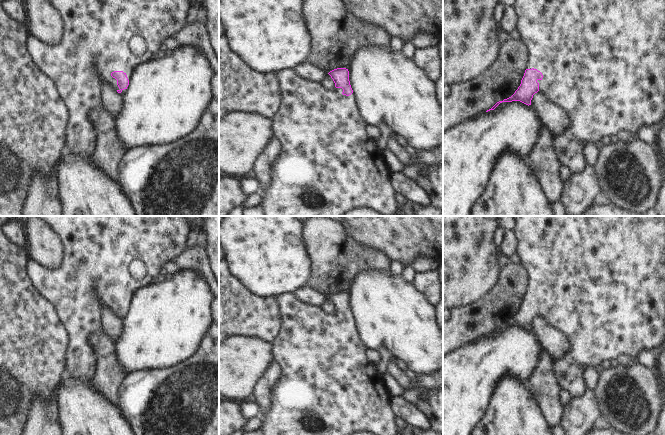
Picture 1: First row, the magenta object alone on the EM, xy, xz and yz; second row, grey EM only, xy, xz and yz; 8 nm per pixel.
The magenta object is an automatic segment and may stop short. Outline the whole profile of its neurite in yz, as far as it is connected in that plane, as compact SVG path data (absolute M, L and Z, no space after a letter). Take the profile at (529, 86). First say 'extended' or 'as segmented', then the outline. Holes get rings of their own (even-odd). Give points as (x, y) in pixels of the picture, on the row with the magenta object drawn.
extended | M516 0L516 2L515 2L515 10L516 10L516 12L517 12L517 29L518 29L518 30L519 30L519 32L520 32L520 34L521 34L521 41L522 41L522 42L523 42L523 43L524 43L524 44L525 44L525 46L526 46L526 48L527 48L527 49L528 49L528 51L529 51L529 60L528 60L528 64L527 64L527 69L526 69L526 70L525 70L525 73L524 73L524 76L523 76L523 78L522 78L522 80L521 80L521 84L520 84L520 86L519 86L519 87L518 87L518 89L517 89L517 90L516 90L516 91L515 91L515 93L514 93L514 94L513 94L513 95L512 95L512 96L511 96L511 97L509 97L509 98L507 98L507 99L504 99L504 100L503 100L503 101L499 101L499 102L497 102L497 103L496 103L496 104L495 104L495 105L494 105L494 106L493 106L493 107L492 107L492 108L491 108L491 109L489 109L489 110L487 110L487 111L486 111L486 112L488 112L488 111L490 111L490 110L494 110L494 109L495 109L495 108L496 108L496 107L497 107L497 106L498 106L498 105L499 105L499 104L500 104L500 103L502 103L502 102L512 102L512 101L520 101L520 102L522 102L522 103L524 103L524 104L526 104L526 105L528 105L528 106L529 106L529 105L531 105L531 100L532 100L532 98L533 98L533 95L534 95L534 94L535 94L535 93L537 93L537 92L538 92L538 91L540 91L540 92L542 92L542 93L543 93L543 94L544 94L544 95L545 95L545 96L546 96L546 98L547 98L547 99L548 99L548 100L549 100L549 101L551 101L551 102L552 102L552 103L553 103L553 104L555 104L555 105L558 105L558 106L559 106L559 107L560 107L560 108L561 108L561 109L563 109L563 110L564 110L564 111L565 111L565 112L566 112L566 113L567 113L567 114L568 114L568 115L569 115L569 120L570 120L570 123L569 123L569 126L568 126L568 128L567 128L567 129L566 129L566 130L565 130L565 131L564 131L564 132L563 132L563 133L562 133L562 134L561 134L561 135L557 135L557 136L553 136L553 143L554 143L554 148L555 148L555 151L556 151L556 153L557 153L557 155L558 155L558 158L559 158L559 159L560 159L560 161L561 161L561 164L563 164L563 165L567 165L567 166L568 166L568 167L569 167L569 168L570 168L570 169L571 169L571 171L572 171L572 173L580 173L580 172L582 172L582 171L583 171L583 170L584 170L584 169L585 169L585 167L586 167L586 166L587 166L587 164L586 164L586 162L585 162L585 160L584 160L584 158L583 158L583 148L584 148L584 146L585 146L585 145L586 145L586 144L587 144L587 143L588 143L588 142L593 142L593 143L596 143L596 142L597 142L597 141L599 141L599 140L601 140L601 139L602 139L602 140L604 140L604 141L608 141L608 140L609 140L609 138L610 138L610 137L611 137L611 136L612 136L612 135L617 135L617 134L618 134L618 133L619 133L619 132L620 132L620 131L624 131L624 130L625 130L625 131L628 131L628 132L631 132L631 133L633 133L633 132L636 132L636 133L637 133L637 131L638 131L638 130L639 130L639 128L640 128L640 127L642 127L642 126L643 126L643 125L647 125L647 126L651 126L651 127L653 127L653 126L654 126L654 125L656 125L656 124L657 124L657 123L659 123L659 122L661 122L661 121L662 121L662 120L663 120L663 119L664 119L664 116L665 116L665 0Z

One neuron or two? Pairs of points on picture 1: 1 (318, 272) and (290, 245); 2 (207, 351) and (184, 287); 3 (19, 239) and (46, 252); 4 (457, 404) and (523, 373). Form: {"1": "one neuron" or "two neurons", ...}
{"1": "two neurons", "2": "two neurons", "3": "two neurons", "4": "one neuron"}

